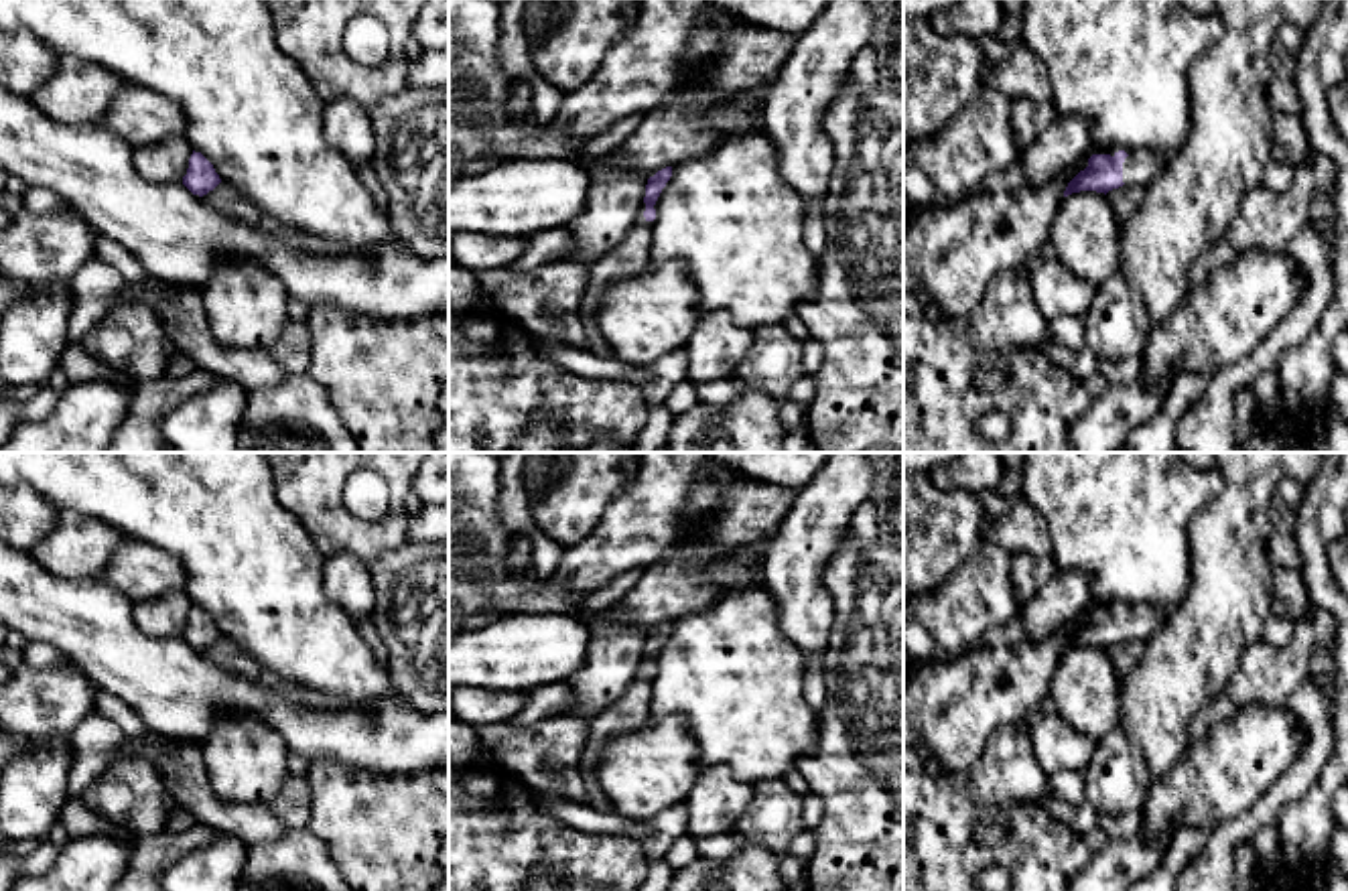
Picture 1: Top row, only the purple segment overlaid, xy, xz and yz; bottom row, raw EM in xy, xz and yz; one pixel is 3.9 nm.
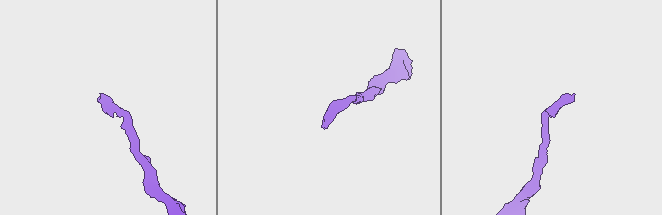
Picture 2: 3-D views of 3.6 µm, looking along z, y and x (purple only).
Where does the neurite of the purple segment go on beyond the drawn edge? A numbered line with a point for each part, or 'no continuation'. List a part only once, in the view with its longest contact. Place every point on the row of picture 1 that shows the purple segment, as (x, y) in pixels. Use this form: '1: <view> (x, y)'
1: yz (1141, 167)

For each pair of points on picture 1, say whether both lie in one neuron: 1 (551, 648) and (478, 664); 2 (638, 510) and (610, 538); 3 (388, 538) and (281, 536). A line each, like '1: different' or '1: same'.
1: same
2: same
3: different

